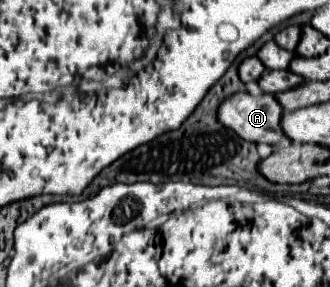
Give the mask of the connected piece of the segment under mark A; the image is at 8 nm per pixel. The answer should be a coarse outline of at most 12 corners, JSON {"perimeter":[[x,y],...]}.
{"perimeter":[[274,95],[228,97],[218,119],[252,143],[290,143]]}

